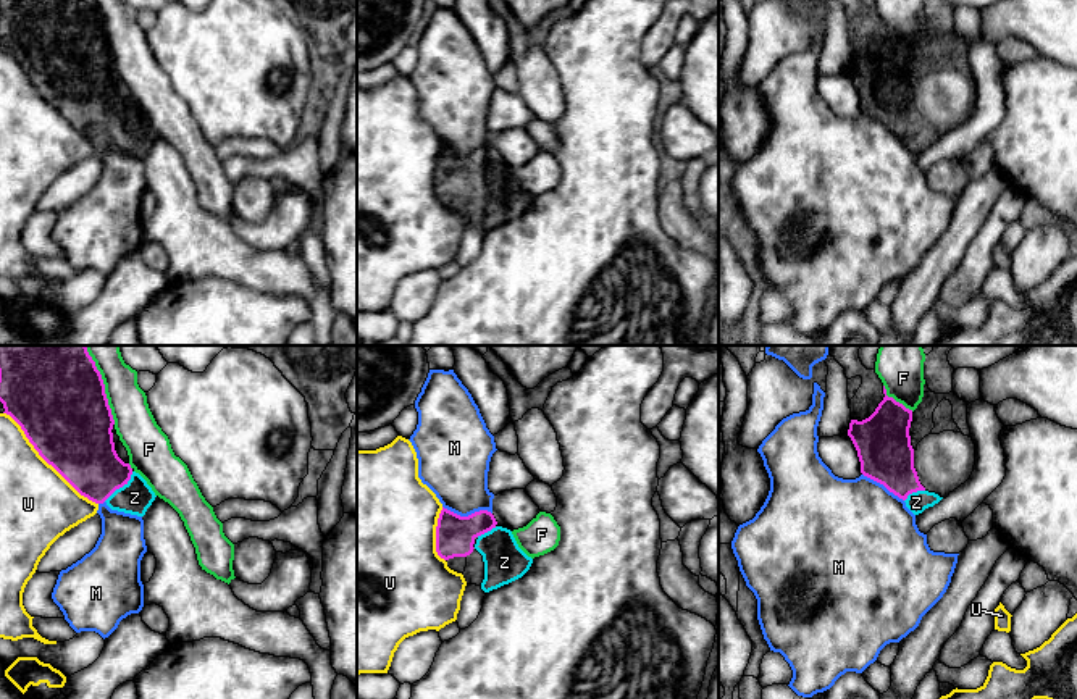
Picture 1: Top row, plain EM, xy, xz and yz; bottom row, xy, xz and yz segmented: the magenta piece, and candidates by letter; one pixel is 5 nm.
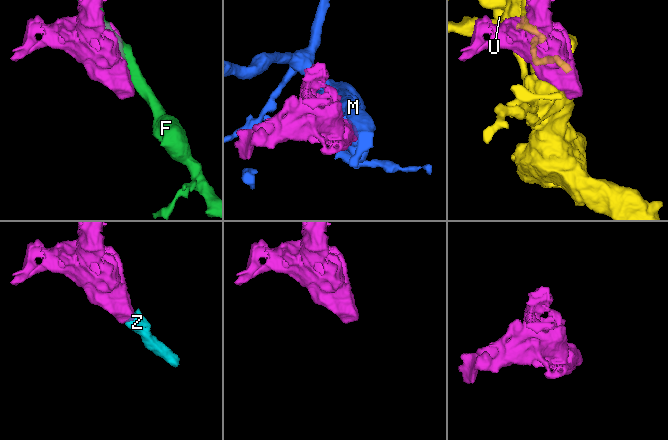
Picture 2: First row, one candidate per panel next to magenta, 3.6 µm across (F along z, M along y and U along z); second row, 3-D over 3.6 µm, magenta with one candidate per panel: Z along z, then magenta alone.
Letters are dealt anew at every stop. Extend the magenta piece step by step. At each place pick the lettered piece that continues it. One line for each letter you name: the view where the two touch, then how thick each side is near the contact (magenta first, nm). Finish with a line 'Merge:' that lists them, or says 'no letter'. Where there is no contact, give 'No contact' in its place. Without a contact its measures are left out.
Z: Touches magenta in xy. Thickness 320 nm (magenta) against 160 nm
Merge: Z

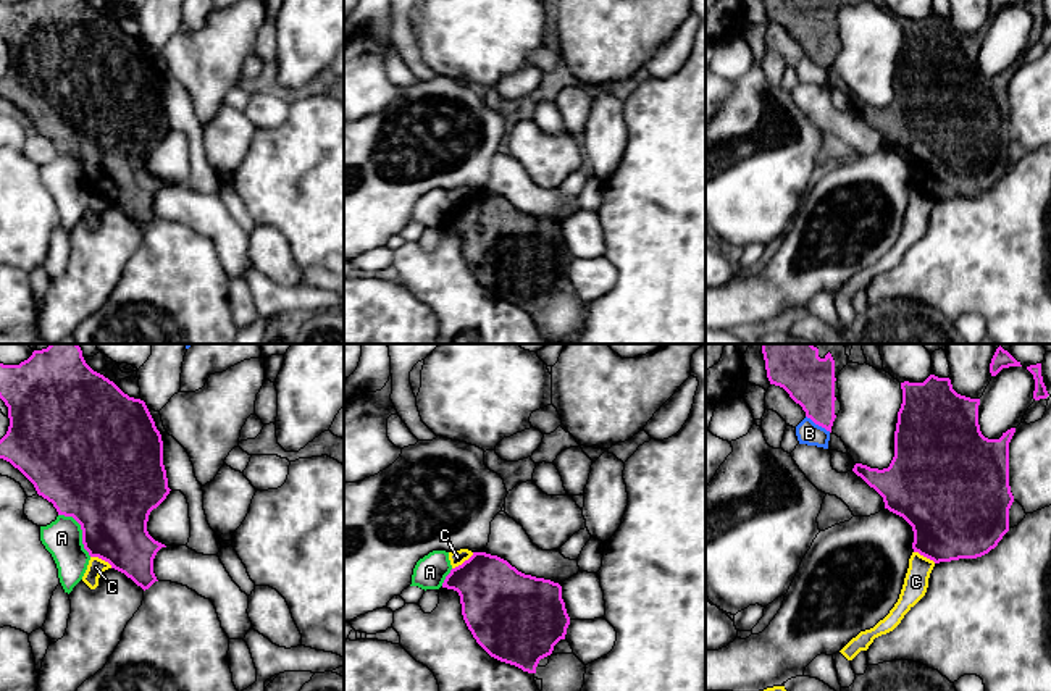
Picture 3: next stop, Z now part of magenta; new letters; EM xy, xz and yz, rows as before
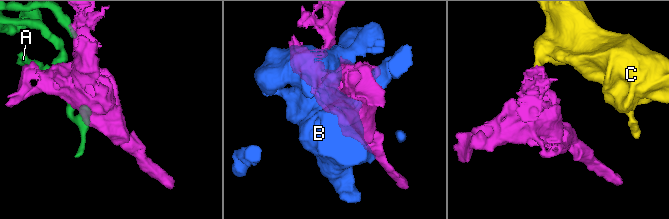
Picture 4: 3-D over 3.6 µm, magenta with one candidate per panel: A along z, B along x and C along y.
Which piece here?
Merge: no letter

